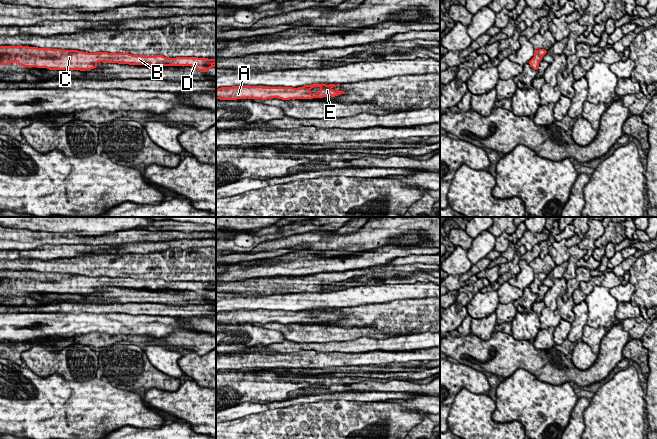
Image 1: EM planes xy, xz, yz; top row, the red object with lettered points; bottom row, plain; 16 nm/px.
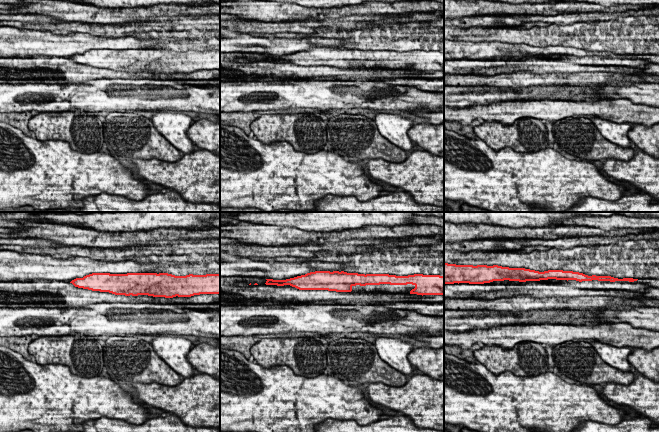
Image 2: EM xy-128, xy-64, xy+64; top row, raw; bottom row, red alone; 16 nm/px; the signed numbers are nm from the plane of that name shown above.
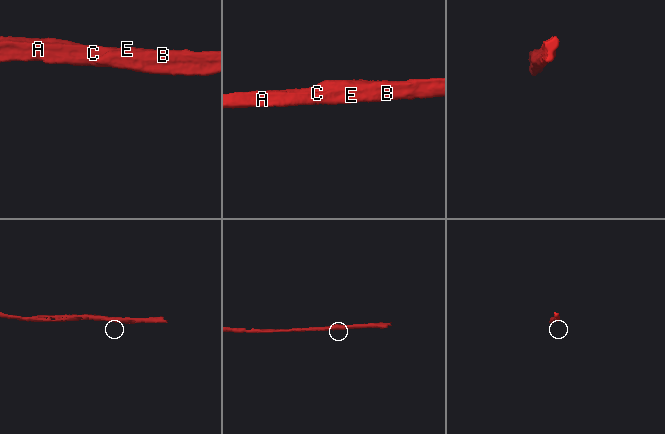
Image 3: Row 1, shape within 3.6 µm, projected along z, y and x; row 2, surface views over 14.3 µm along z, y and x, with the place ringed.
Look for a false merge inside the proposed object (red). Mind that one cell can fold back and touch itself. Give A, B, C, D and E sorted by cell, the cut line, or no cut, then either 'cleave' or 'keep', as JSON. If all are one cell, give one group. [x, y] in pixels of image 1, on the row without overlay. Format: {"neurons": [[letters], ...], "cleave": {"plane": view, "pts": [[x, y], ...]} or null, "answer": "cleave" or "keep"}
{"neurons": [["A", "B", "C", "D", "E"]], "cleave": null, "answer": "keep"}

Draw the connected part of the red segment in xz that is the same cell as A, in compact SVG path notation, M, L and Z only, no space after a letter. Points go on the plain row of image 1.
M311 308L302 311L263 311L263 310L232 310L216 313L216 323L273 323L282 324L313 323L327 320L335 321L344 318L344 315L335 315L332 312L340 308Z

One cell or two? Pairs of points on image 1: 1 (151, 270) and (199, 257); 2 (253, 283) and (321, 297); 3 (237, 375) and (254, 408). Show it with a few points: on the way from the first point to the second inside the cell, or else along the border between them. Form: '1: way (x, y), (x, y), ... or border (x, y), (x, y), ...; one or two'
1: way (163, 265), (187, 265); one
2: border (311, 291), (300, 291), (298, 293); two
3: border (247, 401), (226, 409); two

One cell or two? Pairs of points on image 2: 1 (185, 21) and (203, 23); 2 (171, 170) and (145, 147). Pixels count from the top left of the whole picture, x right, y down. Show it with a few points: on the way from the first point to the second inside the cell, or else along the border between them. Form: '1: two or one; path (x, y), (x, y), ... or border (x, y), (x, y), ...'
1: one; path (189, 22), (199, 22)
2: two; border (182, 154), (176, 161), (136, 158)

